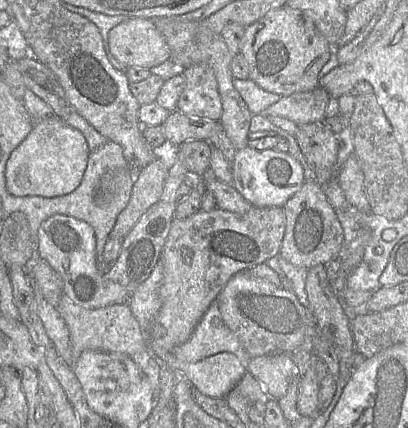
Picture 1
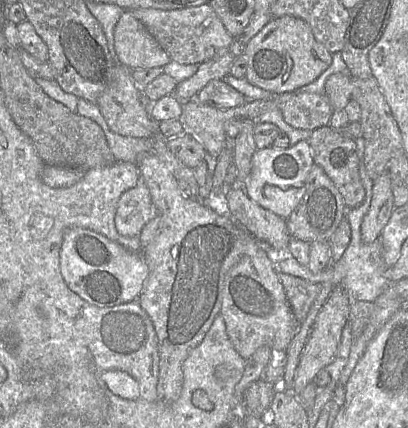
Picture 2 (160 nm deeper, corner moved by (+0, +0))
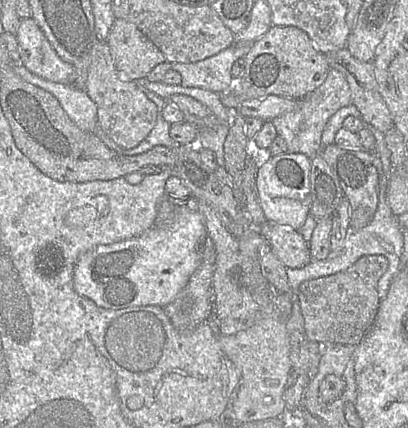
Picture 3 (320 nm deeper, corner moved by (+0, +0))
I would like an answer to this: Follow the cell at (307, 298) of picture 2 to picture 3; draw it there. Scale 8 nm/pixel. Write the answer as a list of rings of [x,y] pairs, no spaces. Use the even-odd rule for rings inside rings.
[[[365,255],[344,271],[301,283],[298,300],[308,338],[321,344],[358,345],[377,315],[381,302],[377,284],[387,268],[384,255]]]

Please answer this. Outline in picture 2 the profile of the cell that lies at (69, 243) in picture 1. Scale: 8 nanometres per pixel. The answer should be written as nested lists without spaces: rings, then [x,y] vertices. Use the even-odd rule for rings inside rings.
[[[69,227],[64,231],[60,271],[73,293],[100,308],[138,301],[148,277],[148,265],[143,253],[129,252],[103,235],[81,227]]]

